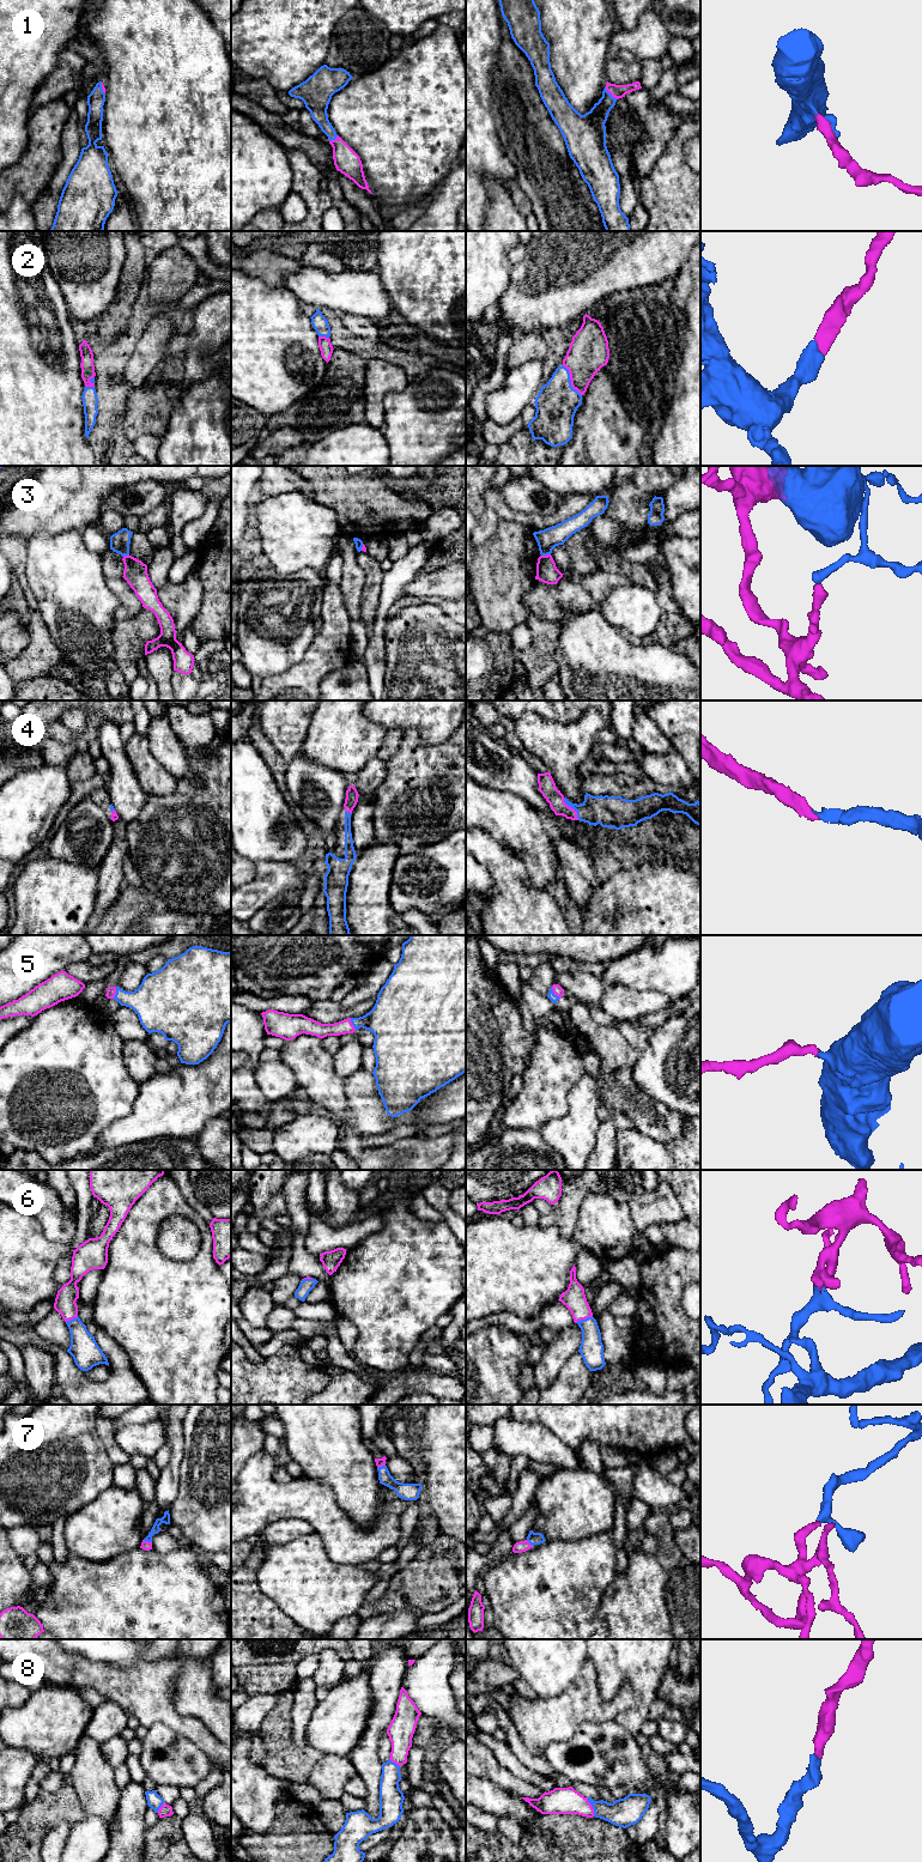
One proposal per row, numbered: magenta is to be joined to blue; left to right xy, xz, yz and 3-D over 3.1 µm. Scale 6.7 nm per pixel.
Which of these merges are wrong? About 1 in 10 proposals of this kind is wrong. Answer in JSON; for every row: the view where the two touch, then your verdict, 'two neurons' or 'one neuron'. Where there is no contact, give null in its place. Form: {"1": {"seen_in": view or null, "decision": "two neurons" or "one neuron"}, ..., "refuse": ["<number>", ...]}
{"1": {"seen_in": "yz", "decision": "one neuron"}, "2": {"seen_in": "yz", "decision": "one neuron"}, "3": {"seen_in": "yz", "decision": "two neurons"}, "4": {"seen_in": "yz", "decision": "one neuron"}, "5": {"seen_in": "yz", "decision": "one neuron"}, "6": {"seen_in": "yz", "decision": "one neuron"}, "7": {"seen_in": "xy", "decision": "one neuron"}, "8": {"seen_in": "yz", "decision": "one neuron"}, "refuse": ["3"]}

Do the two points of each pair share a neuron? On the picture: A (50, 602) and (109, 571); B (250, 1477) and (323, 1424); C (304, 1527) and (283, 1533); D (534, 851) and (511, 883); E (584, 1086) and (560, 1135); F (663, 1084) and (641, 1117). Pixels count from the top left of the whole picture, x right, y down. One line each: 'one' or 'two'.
A: two
B: two
C: one
D: two
E: one
F: two

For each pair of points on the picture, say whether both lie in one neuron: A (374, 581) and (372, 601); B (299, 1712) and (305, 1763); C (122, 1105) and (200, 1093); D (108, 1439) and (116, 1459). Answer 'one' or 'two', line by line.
A: one
B: two
C: two
D: one

